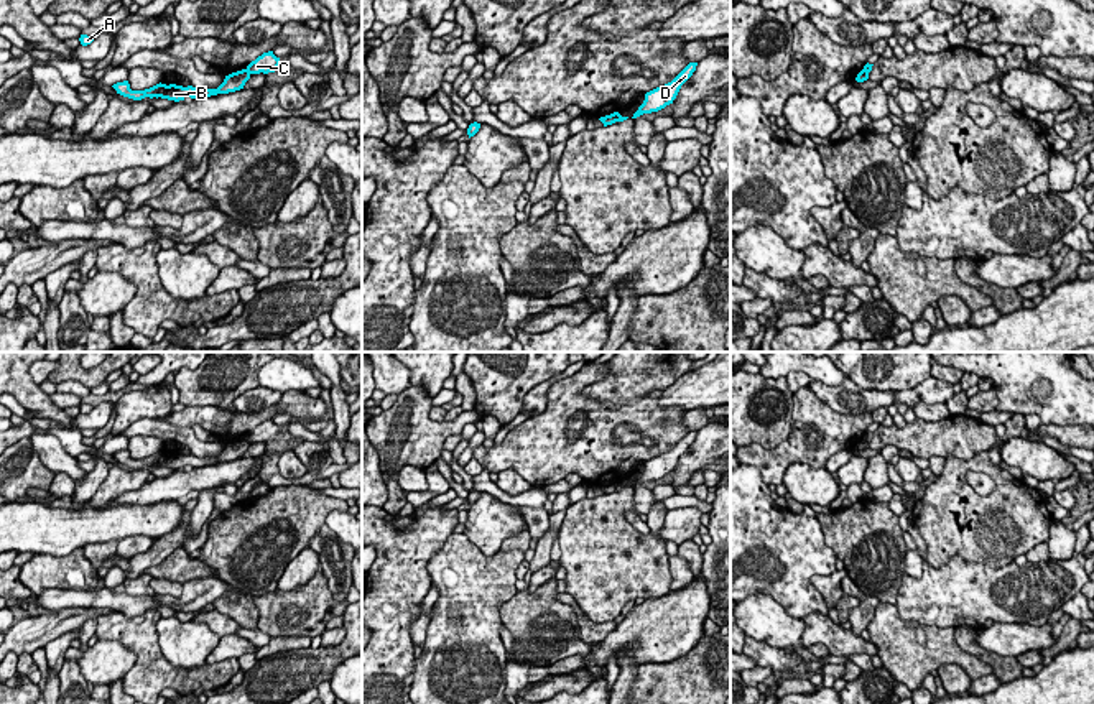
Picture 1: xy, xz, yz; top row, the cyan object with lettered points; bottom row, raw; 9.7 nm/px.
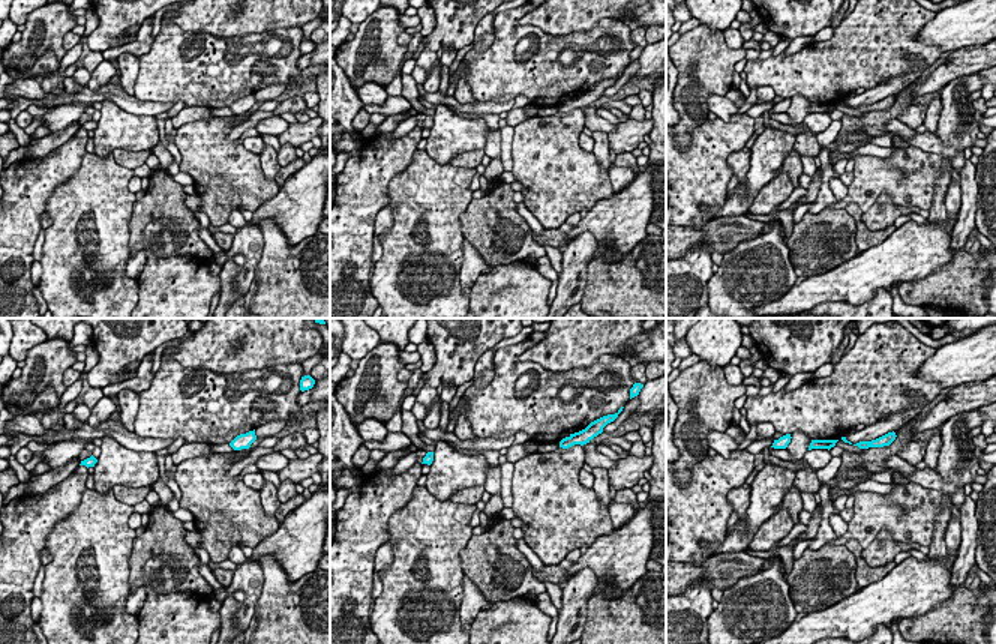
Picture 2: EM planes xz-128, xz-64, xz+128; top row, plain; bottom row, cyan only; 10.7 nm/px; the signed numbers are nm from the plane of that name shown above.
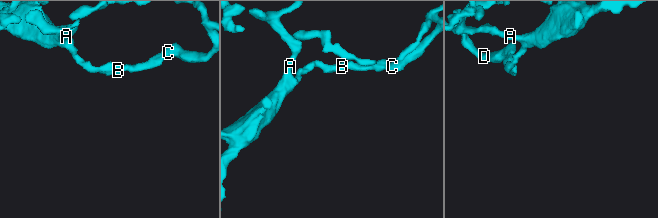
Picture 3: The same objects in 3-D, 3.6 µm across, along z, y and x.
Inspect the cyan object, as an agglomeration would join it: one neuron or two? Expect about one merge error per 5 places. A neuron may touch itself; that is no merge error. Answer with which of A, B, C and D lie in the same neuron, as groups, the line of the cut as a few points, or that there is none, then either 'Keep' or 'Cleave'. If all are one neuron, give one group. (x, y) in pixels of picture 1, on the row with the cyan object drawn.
Groups: A B / C D. Split along xy (244, 69), (249, 74). Cleave

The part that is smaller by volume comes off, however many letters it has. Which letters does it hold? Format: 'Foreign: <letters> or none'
Foreign: C, D

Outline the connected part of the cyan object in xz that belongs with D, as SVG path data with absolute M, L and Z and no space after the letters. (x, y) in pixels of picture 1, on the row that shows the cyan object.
M689 63L671 82L660 86L645 94L643 104L633 113L632 118L637 118L643 113L651 113L665 109L666 105L673 104L676 99L681 86L693 76L696 71L698 63Z

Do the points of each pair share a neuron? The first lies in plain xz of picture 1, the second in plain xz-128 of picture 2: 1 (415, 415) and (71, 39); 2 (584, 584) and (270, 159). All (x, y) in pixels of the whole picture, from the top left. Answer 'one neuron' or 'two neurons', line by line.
1: two neurons
2: two neurons

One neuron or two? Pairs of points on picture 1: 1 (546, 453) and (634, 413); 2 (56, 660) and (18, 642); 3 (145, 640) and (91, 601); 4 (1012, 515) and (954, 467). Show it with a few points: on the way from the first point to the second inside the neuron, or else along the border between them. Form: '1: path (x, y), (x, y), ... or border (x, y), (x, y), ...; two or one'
1: path (568, 446), (589, 446), (612, 426); one
2: border (78, 629), (61, 634), (45, 647); two
3: border (152, 606), (142, 614), (129, 617), (114, 612); two
4: path (994, 517), (987, 517), (956, 486); one

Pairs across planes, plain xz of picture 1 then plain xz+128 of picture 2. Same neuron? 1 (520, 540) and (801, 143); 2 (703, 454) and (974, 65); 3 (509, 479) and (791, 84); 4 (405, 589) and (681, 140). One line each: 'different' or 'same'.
1: same
2: different
3: different
4: different

